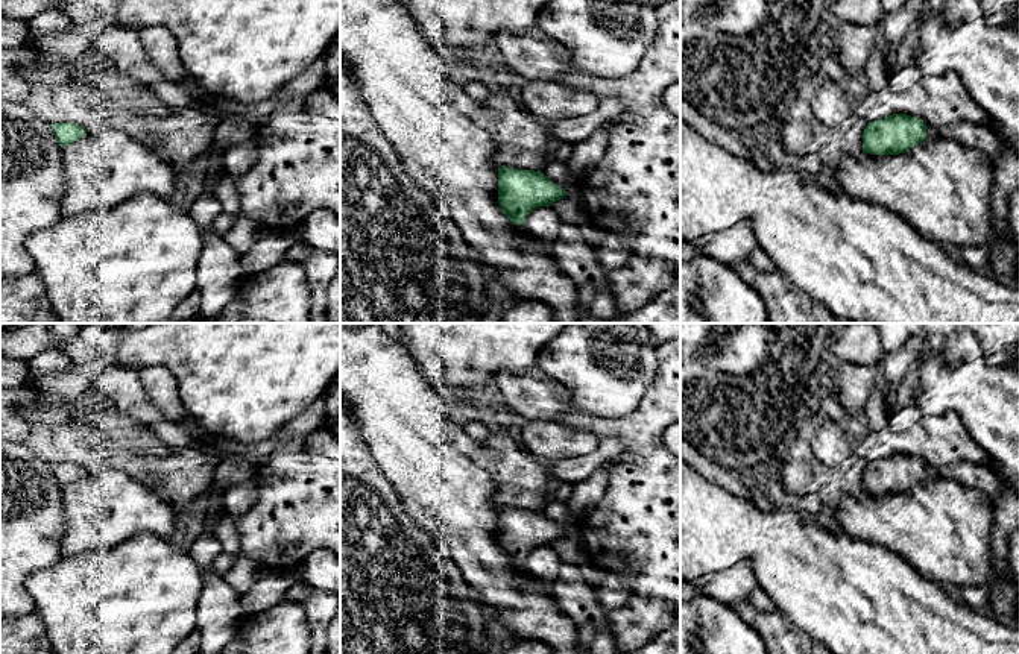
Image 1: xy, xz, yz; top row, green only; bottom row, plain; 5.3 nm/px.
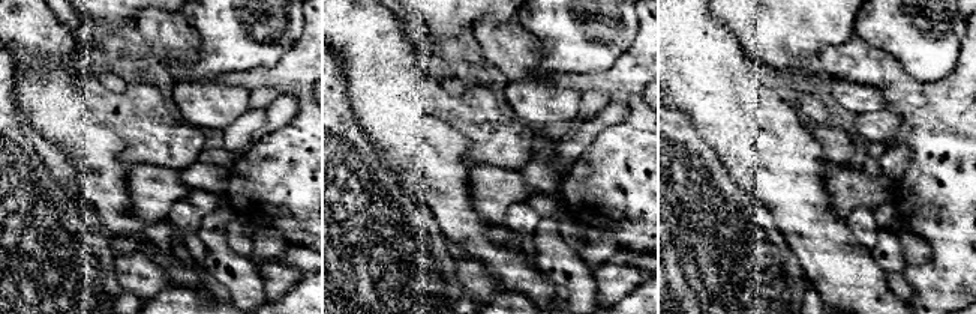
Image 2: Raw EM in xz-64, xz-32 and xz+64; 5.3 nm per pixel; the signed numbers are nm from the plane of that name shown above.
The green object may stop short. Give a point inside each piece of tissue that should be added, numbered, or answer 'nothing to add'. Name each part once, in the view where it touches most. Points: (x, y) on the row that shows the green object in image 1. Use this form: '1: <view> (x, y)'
nothing to add

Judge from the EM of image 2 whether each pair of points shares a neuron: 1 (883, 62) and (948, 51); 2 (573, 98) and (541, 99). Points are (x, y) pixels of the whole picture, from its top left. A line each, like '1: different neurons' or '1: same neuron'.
1: different neurons
2: same neuron

